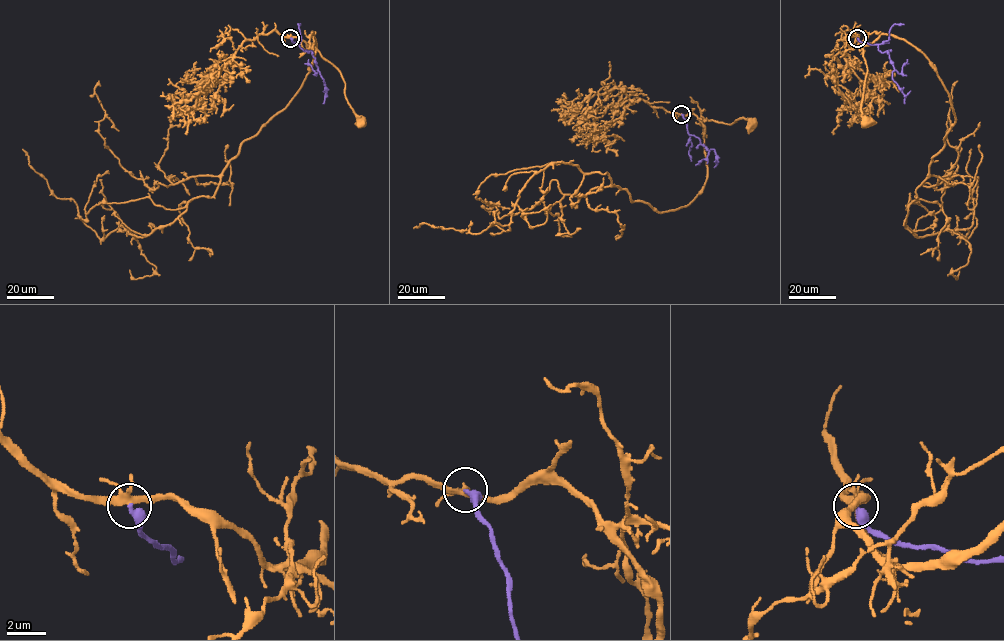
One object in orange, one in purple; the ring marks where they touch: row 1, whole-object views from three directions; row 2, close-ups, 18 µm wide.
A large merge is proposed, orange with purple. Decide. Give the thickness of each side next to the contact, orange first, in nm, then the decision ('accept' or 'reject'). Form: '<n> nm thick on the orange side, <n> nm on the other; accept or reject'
240 nm thick on the orange side, 400 nm on the other; reject

